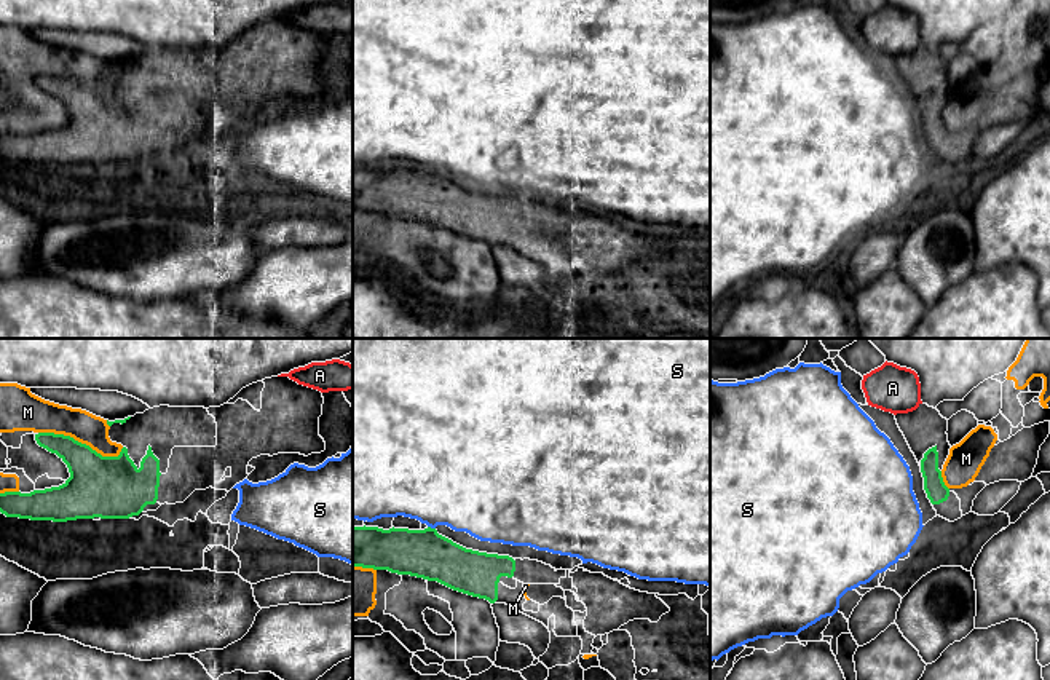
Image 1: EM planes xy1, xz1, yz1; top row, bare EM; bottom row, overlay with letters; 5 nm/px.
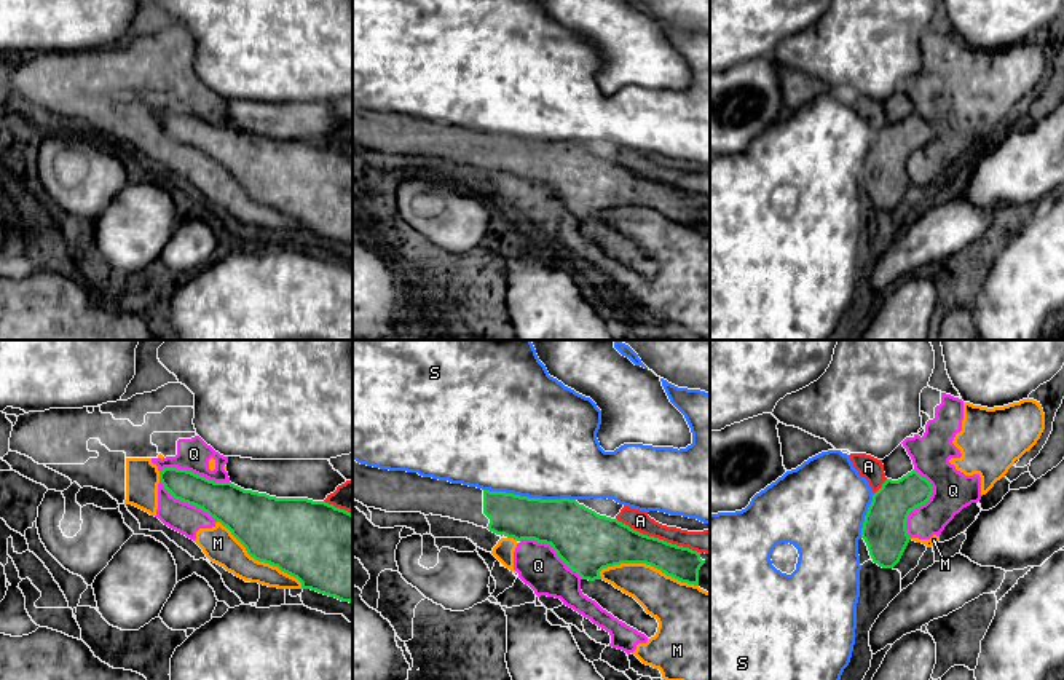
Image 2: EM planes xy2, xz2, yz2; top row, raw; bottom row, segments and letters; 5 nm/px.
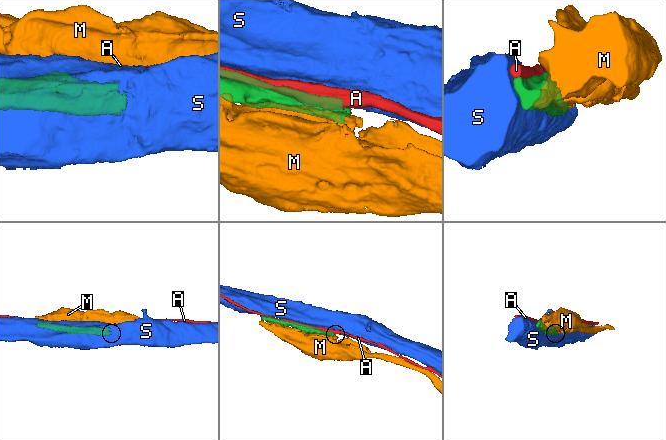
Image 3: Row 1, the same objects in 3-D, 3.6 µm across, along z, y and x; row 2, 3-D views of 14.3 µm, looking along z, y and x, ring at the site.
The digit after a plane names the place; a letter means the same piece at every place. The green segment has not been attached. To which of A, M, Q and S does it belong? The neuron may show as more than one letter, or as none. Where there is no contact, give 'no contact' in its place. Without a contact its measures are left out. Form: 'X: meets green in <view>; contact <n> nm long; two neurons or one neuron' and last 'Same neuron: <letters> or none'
A: meets green in xz2; contact 460 nm long; two neurons
M: meets green in xz2; contact 500 nm long; two neurons
Q: meets green in yz2; contact 360 nm long; two neurons
S: meets green in xz2; contact 460 nm long; two neurons
Same neuron: none

